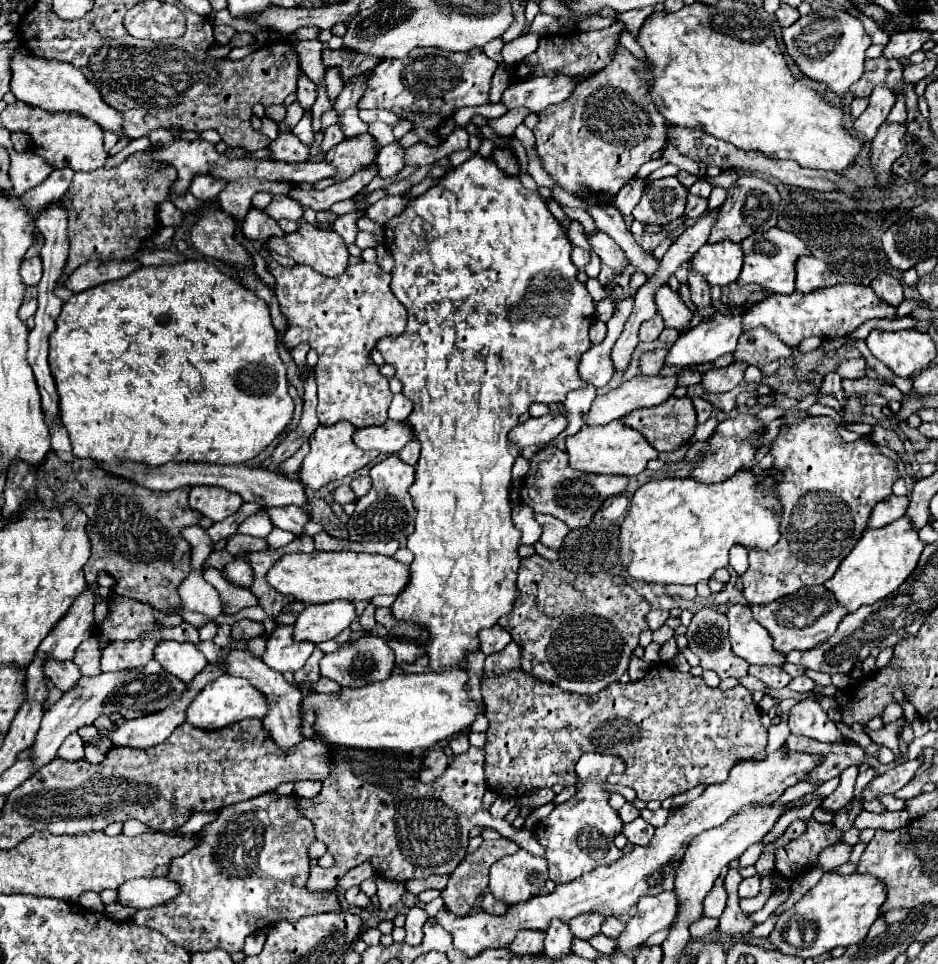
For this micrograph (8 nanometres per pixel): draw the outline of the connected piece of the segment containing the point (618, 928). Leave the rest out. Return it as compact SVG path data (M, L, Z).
M607 917L603 921L603 925L601 925L601 933L607 935L607 937L611 937L611 939L617 939L619 933L623 931L623 927L625 927L625 923L619 921L617 917Z

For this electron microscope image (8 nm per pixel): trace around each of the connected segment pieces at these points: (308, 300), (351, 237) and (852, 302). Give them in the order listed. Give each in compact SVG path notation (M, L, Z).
M275 261L269 263L271 273L277 279L275 297L279 301L281 313L287 319L287 329L283 335L283 343L287 349L293 349L301 343L311 345L319 353L319 363L315 365L315 377L319 385L319 405L317 415L321 425L333 425L337 421L349 421L355 427L369 427L369 425L383 425L389 421L387 409L391 403L391 391L387 377L379 373L379 367L369 357L371 349L379 341L379 337L387 335L399 335L405 331L407 313L403 305L397 301L397 297L391 293L391 275L381 271L375 263L361 261L357 265L349 265L347 271L339 277L323 277L321 273L315 273L311 267L295 265L291 269L277 265Z
M343 215L343 217L339 217L339 219L333 223L333 229L343 237L345 245L355 243L355 235L357 235L357 225L355 225L355 221L357 221L357 219L359 219L357 215Z
M837 283L827 289L815 289L815 293L795 291L791 295L781 295L781 293L769 295L767 299L743 311L743 333L757 327L765 327L767 331L775 333L785 345L797 347L803 339L815 335L825 339L841 339L873 317L893 319L895 307L879 299L871 287L857 285L857 283Z

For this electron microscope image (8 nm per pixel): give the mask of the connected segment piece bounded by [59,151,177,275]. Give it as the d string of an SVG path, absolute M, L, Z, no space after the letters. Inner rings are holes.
M143 151L129 155L121 165L117 165L113 169L95 169L95 171L87 171L87 173L75 173L71 187L59 201L61 207L69 215L69 229L67 229L69 255L67 255L63 273L71 275L79 265L93 261L93 259L109 261L109 259L131 257L139 249L141 241L149 239L159 229L157 205L167 199L169 185L175 181L175 177L177 177L177 173L171 165L163 165L163 169L159 165L159 169L155 169L155 163L151 163L147 153L143 153Z

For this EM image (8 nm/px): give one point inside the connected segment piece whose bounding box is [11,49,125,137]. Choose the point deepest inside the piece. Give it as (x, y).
(54, 86)

